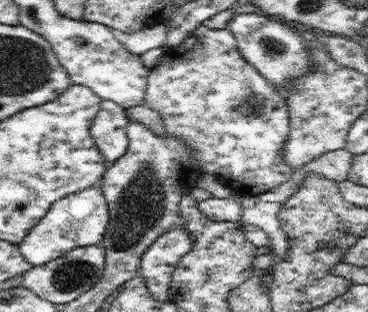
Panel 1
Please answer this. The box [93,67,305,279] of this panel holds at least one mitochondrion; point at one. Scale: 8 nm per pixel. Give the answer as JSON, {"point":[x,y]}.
{"point":[141,204]}

